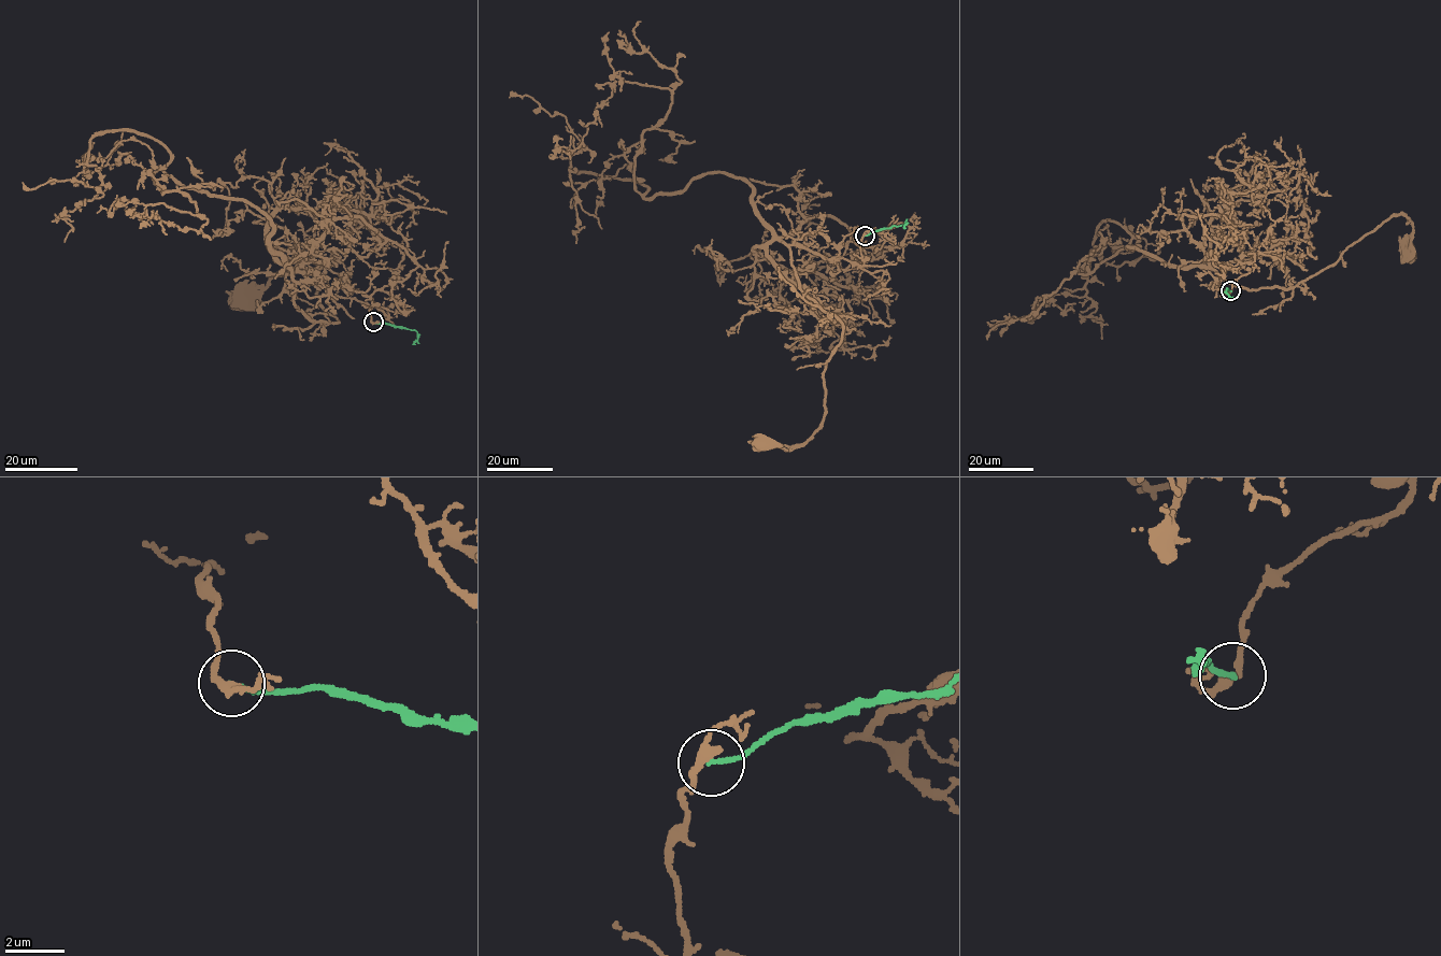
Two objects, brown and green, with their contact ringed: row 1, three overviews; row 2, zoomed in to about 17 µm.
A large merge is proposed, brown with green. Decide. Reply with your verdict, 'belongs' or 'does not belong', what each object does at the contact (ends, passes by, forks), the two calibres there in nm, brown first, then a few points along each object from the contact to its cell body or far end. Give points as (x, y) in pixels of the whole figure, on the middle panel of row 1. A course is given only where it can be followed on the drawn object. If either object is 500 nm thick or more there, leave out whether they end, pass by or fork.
does not belong | brown passes by | green ends | 280/150 nm | brown via (864, 236), (862, 266), (789, 245), (799, 287), (842, 330), (824, 372), (819, 428), (787, 451), (761, 445) | green via (864, 236), (906, 223), (906, 228)

